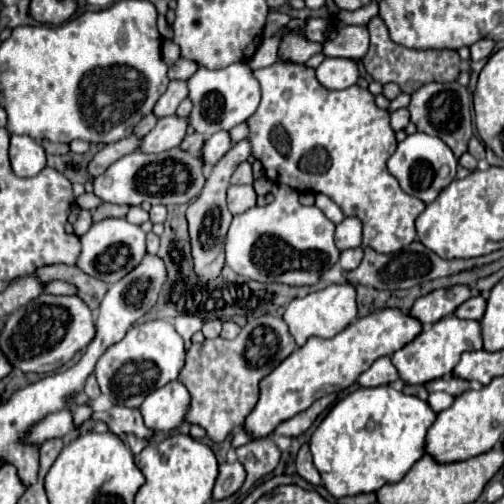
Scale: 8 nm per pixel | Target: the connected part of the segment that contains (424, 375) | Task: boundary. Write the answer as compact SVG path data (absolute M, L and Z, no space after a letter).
M446 316L434 322L430 328L420 332L410 344L394 352L392 364L396 366L404 384L426 384L430 380L442 378L454 370L460 360L460 354L466 350L480 350L482 348L482 334L480 322L476 320L460 320L456 316Z

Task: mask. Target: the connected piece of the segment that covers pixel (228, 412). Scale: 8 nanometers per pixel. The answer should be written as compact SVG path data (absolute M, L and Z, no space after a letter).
M260 316L248 322L234 340L218 336L200 344L194 342L178 378L192 396L186 420L202 426L210 440L224 442L234 428L244 426L246 416L254 410L260 396L260 380L266 378L294 350L296 342L288 334L286 322L276 316Z

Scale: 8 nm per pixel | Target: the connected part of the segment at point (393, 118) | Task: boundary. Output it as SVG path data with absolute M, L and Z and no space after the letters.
M400 108L400 110L392 112L392 114L390 114L390 122L392 122L392 128L394 128L396 132L398 132L398 130L404 130L406 124L410 122L408 110L406 110L406 108Z

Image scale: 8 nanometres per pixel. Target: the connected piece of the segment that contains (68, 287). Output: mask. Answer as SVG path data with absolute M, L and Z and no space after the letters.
M52 280L48 284L44 284L44 292L48 294L74 294L76 288L68 282L58 282L58 280Z

